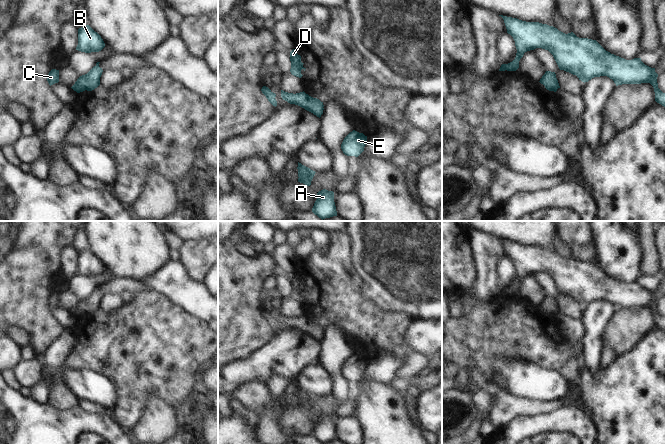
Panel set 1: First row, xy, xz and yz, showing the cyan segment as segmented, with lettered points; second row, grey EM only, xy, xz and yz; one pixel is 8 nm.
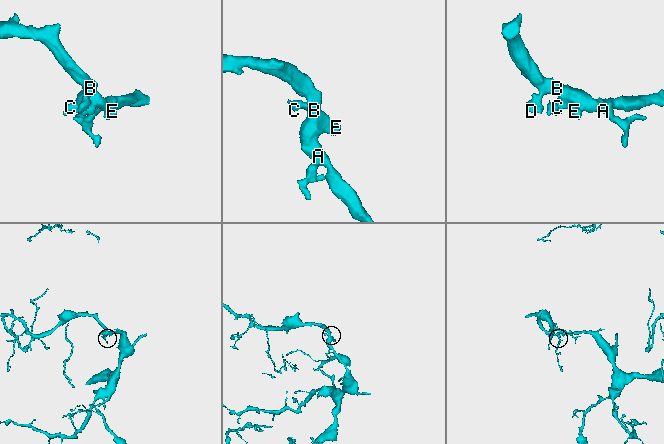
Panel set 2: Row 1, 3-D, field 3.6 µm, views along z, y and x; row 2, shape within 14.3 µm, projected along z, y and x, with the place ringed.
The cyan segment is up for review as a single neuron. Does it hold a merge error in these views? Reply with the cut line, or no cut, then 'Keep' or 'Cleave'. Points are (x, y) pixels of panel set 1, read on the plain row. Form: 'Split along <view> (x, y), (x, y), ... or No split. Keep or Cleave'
No split. Keep.

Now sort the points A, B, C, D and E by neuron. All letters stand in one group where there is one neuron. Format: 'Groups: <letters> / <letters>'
Groups: A B C D E.

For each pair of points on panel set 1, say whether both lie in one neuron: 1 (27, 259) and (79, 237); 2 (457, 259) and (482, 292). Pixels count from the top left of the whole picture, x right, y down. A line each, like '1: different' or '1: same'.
1: different
2: different

